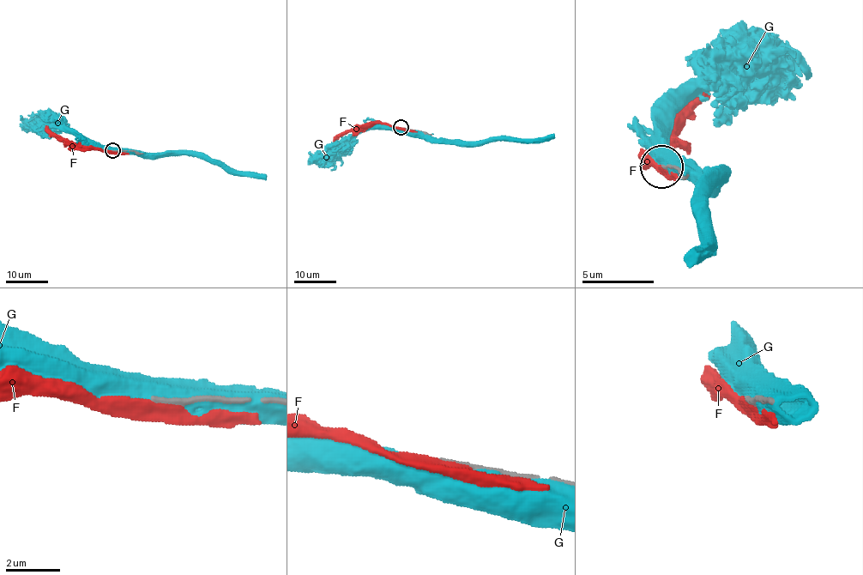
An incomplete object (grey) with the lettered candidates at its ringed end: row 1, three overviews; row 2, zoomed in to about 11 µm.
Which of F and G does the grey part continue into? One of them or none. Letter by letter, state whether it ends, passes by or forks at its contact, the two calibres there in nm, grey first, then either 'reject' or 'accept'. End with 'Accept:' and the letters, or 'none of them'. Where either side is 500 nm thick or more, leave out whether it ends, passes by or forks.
F: it passes by; 260 nm thick on the grey side, 400 nm on the other; reject
G: 200 nm thick on the grey side, 850 nm on the other; reject
Accept: none of them

